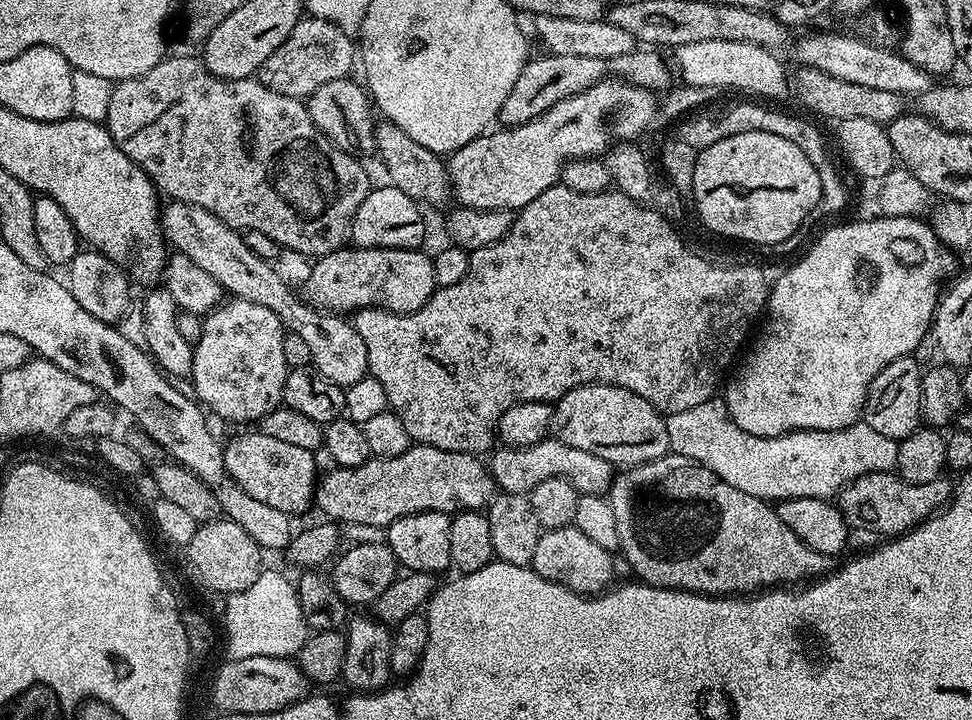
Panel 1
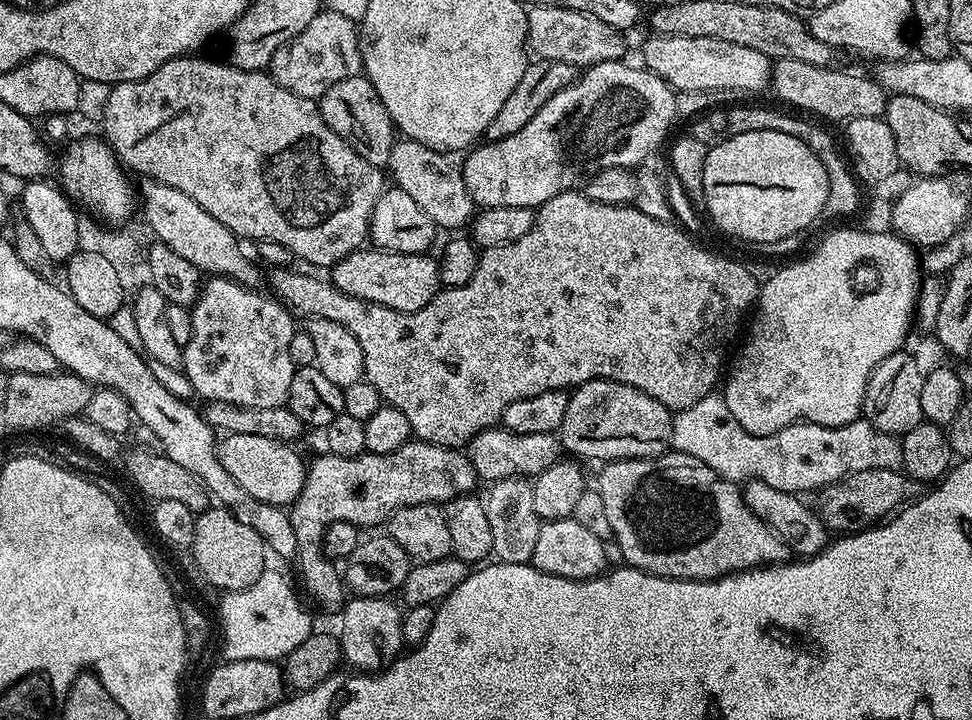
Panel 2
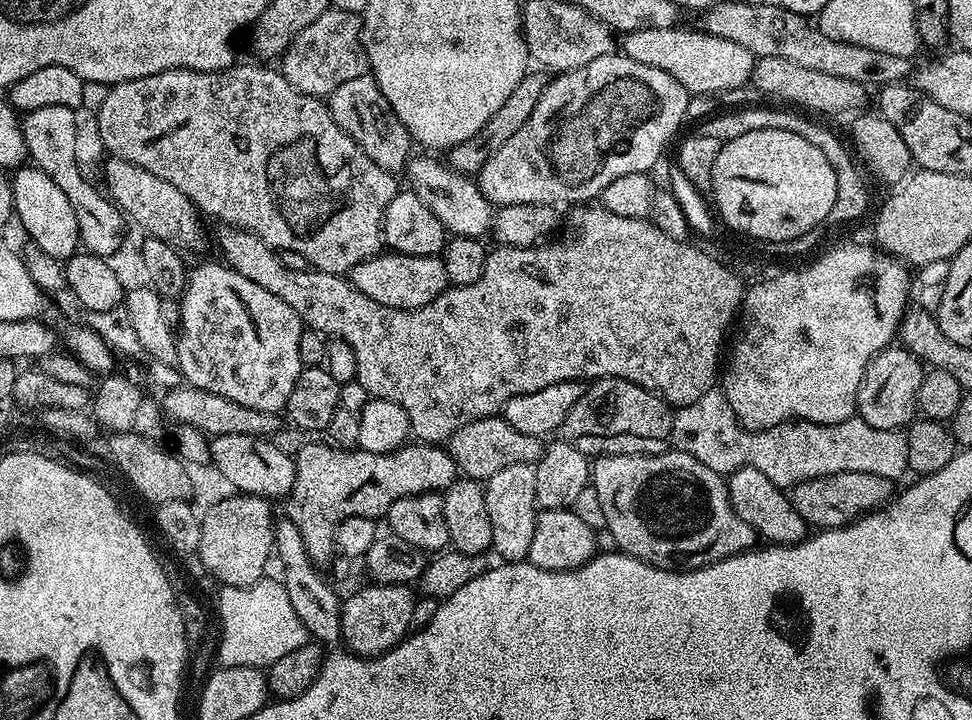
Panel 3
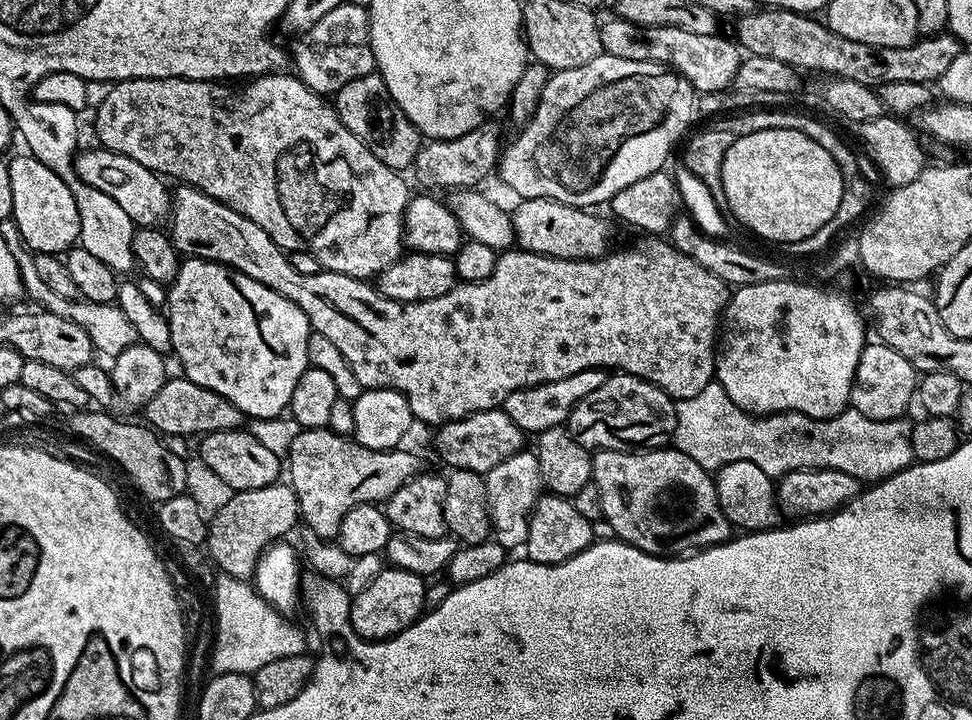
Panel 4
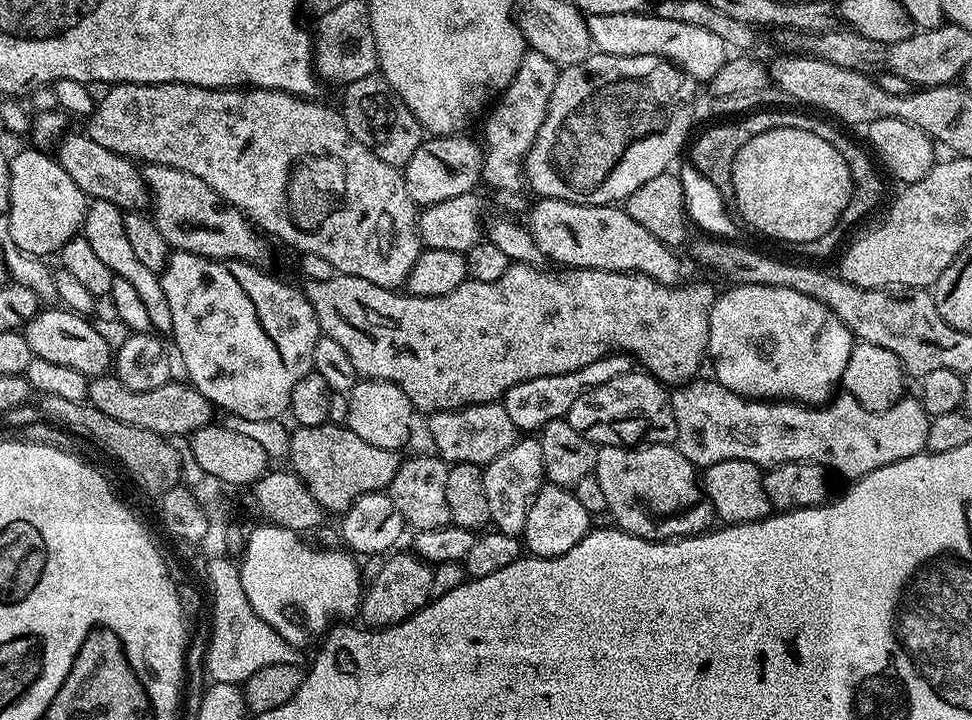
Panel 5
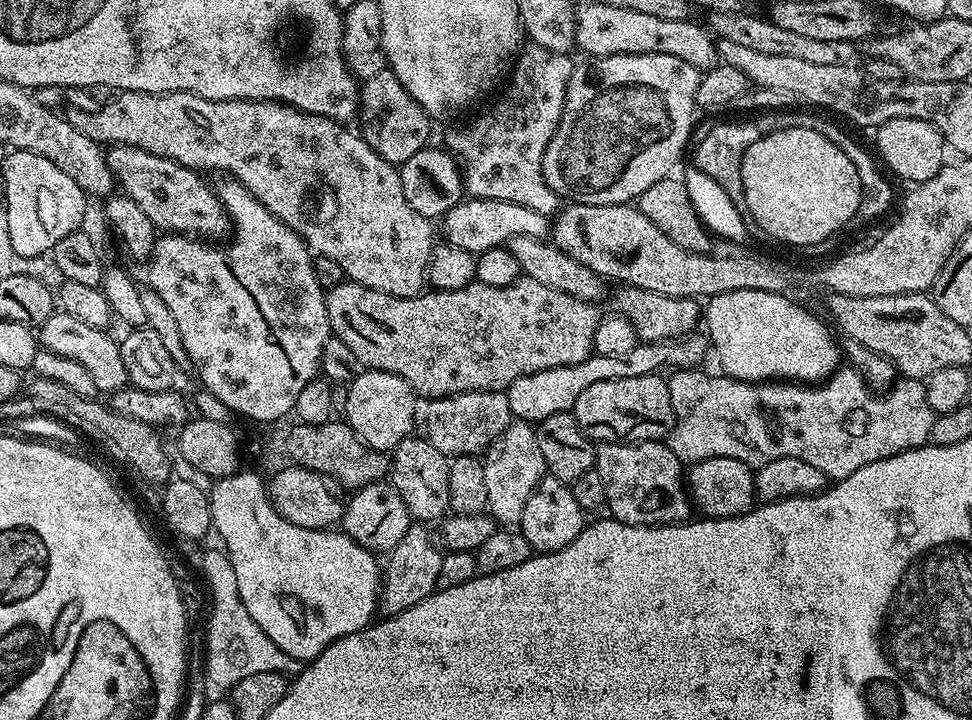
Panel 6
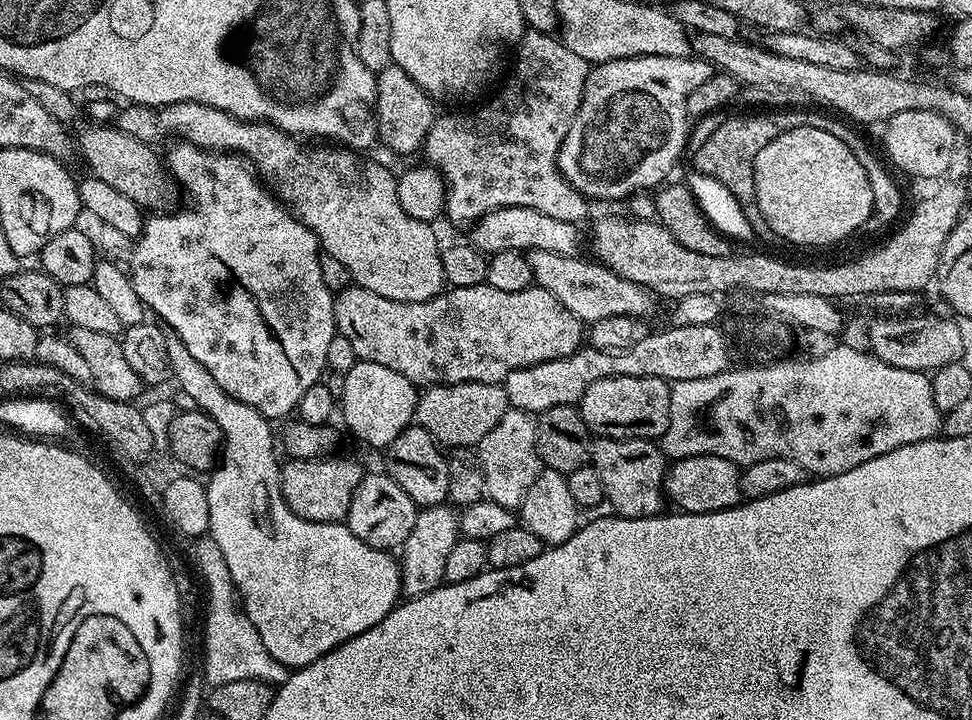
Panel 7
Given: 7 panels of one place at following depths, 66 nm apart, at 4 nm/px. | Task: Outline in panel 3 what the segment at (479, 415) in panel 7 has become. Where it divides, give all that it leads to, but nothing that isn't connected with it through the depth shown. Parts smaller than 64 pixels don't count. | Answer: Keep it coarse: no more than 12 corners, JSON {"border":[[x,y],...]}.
{"border":[[503,415],[471,420],[446,444],[457,469],[487,482],[535,465],[541,437]]}

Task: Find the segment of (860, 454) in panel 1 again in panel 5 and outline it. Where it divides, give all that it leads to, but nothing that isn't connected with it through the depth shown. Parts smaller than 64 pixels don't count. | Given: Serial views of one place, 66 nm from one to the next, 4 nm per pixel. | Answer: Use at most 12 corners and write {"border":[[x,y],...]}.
{"border":[[715,378],[671,393],[700,470],[801,460],[854,481],[925,451],[916,398],[871,412],[748,400]]}

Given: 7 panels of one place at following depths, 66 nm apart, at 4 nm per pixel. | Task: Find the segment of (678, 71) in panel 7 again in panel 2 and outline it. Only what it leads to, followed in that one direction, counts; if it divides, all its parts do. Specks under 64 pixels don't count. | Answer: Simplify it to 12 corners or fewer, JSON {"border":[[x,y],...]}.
{"border":[[585,67],[462,163],[481,209],[535,210],[664,139],[677,93]]}

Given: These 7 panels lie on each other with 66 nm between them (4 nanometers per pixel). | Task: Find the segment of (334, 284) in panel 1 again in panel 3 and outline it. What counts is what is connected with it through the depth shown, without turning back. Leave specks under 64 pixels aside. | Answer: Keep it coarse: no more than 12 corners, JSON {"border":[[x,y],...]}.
{"border":[[391,250],[352,267],[353,288],[421,308],[449,287],[440,256]]}

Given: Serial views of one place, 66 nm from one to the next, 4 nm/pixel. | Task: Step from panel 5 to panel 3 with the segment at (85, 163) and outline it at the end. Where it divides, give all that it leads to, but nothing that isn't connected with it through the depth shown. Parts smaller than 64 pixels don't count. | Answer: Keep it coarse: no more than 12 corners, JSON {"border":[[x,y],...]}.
{"border":[[115,158],[107,195],[145,237],[203,250],[204,224],[170,182]]}

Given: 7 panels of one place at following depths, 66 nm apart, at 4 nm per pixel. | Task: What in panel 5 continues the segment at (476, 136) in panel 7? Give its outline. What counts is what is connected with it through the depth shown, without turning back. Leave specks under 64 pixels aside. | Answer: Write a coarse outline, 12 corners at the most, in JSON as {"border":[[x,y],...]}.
{"border":[[525,51],[484,124],[482,180],[512,192],[561,69]]}

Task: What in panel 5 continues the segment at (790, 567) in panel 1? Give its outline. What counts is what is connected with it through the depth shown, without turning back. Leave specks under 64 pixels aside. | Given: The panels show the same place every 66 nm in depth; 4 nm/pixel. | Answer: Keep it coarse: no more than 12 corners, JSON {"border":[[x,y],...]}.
{"border":[[673,445],[597,447],[615,527],[678,540],[713,527]]}

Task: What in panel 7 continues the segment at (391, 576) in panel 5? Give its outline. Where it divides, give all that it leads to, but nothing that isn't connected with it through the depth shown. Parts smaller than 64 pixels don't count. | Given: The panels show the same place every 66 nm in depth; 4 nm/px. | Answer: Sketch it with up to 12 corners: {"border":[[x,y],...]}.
{"border":[[443,503],[417,511],[398,552],[405,597],[444,583],[460,517]]}

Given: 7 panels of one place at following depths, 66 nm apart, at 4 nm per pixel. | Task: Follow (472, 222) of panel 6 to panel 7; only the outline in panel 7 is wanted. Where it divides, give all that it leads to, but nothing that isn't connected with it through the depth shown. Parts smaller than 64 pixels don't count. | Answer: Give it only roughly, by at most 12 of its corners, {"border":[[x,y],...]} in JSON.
{"border":[[530,206],[487,212],[470,242],[485,254],[575,256],[580,224]]}

